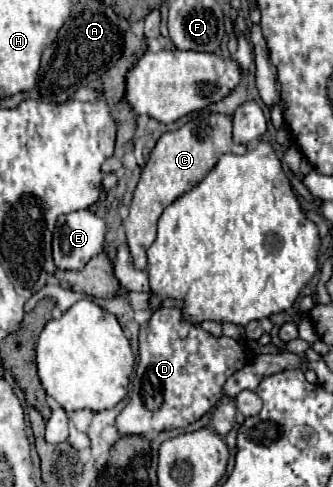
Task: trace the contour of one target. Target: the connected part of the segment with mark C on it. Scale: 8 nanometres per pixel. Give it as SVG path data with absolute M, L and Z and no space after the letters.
M214 113L202 119L192 119L184 127L164 133L158 139L142 171L142 177L134 191L134 199L130 203L130 213L124 221L128 247L136 269L146 269L146 251L156 239L156 221L162 215L164 207L168 207L182 193L190 191L216 165L218 157L224 153L236 153L236 155L246 153L244 145L236 145L232 141L232 117L228 115Z

